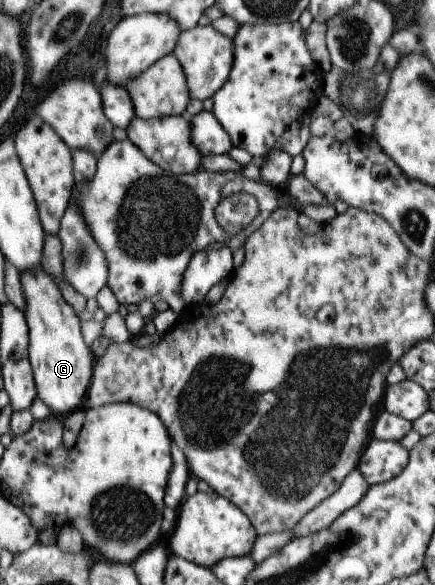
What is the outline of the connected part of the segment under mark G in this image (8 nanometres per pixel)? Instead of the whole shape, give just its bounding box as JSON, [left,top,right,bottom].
[19,266,95,418]

